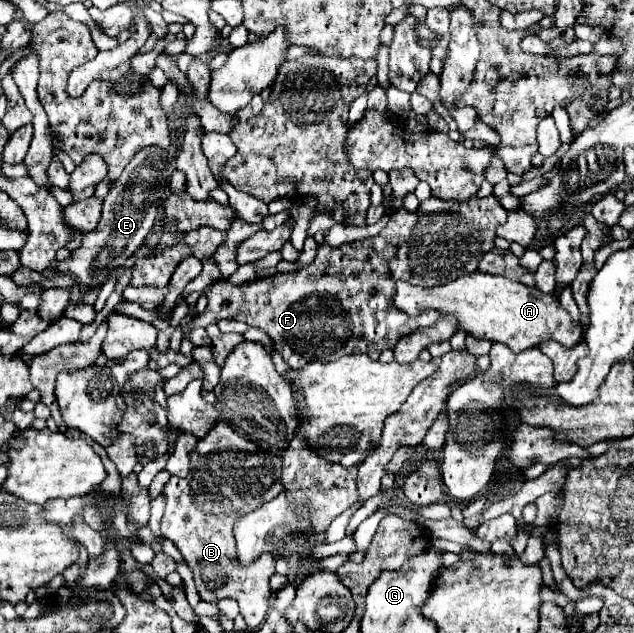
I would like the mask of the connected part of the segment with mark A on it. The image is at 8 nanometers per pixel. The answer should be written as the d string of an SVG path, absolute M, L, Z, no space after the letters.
M486 272L464 274L444 286L412 286L400 282L392 296L392 302L398 310L408 316L418 316L422 310L432 308L442 316L456 316L458 326L480 340L506 344L512 352L522 352L532 346L538 346L544 340L554 340L566 348L572 348L582 338L584 324L574 322L566 310L560 308L556 296L544 294L538 288L508 280L504 276L492 276Z

